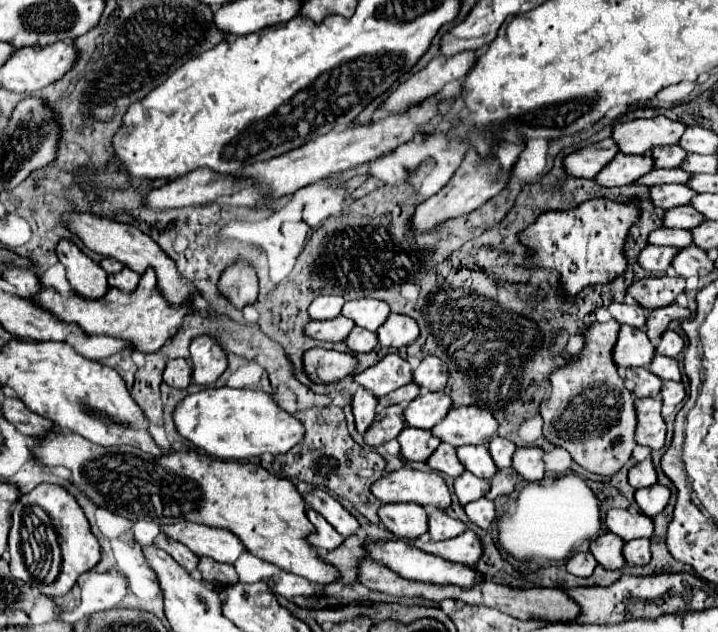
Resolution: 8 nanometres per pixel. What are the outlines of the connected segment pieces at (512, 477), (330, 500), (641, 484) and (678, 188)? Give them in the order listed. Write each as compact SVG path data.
M506 469L506 471L498 471L498 475L494 475L490 479L490 491L486 495L486 499L494 501L498 495L508 495L514 491L514 485L520 481L520 477L514 473L514 469Z
M312 491L304 495L304 501L308 501L340 535L350 537L356 535L360 523L354 515L350 515L334 497L330 497L326 491Z
M650 457L646 461L634 465L628 471L628 483L634 489L646 489L646 487L650 487L650 485L656 483L656 471L654 471L654 463L652 463Z
M656 185L650 187L650 201L658 209L672 209L678 205L688 205L696 193L686 185Z

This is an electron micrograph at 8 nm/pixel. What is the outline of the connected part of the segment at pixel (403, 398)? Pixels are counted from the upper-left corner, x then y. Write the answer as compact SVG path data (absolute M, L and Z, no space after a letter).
M408 383L408 385L404 385L404 387L400 387L400 389L396 389L396 391L388 393L388 395L384 395L384 397L380 397L380 399L378 399L378 405L382 405L382 407L394 405L394 403L406 405L406 403L410 403L412 399L416 399L418 393L420 393L418 385L416 383Z

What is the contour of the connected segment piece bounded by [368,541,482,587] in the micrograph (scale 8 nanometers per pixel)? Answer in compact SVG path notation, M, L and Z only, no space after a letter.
M372 541L368 545L368 555L390 567L392 571L396 571L398 575L406 577L406 579L414 579L414 581L424 581L424 583L438 583L438 585L448 585L448 583L456 583L460 587L472 587L474 583L482 581L482 575L478 571L474 571L472 567L468 565L460 565L460 563L450 563L442 557L434 557L430 553L424 553L416 547L410 547L408 543L404 541Z

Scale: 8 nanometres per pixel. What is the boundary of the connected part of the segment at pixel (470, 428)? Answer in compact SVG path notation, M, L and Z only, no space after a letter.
M454 407L450 413L430 429L434 437L442 443L450 443L454 447L460 445L480 445L482 439L490 439L496 435L498 421L480 407Z

